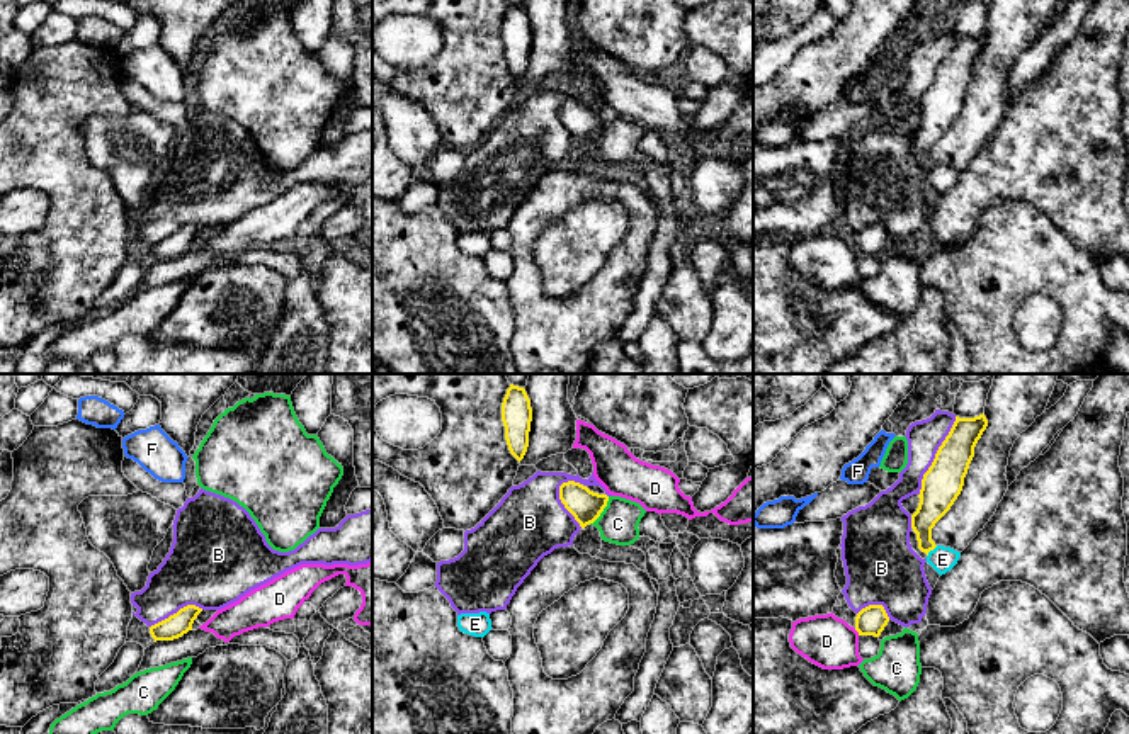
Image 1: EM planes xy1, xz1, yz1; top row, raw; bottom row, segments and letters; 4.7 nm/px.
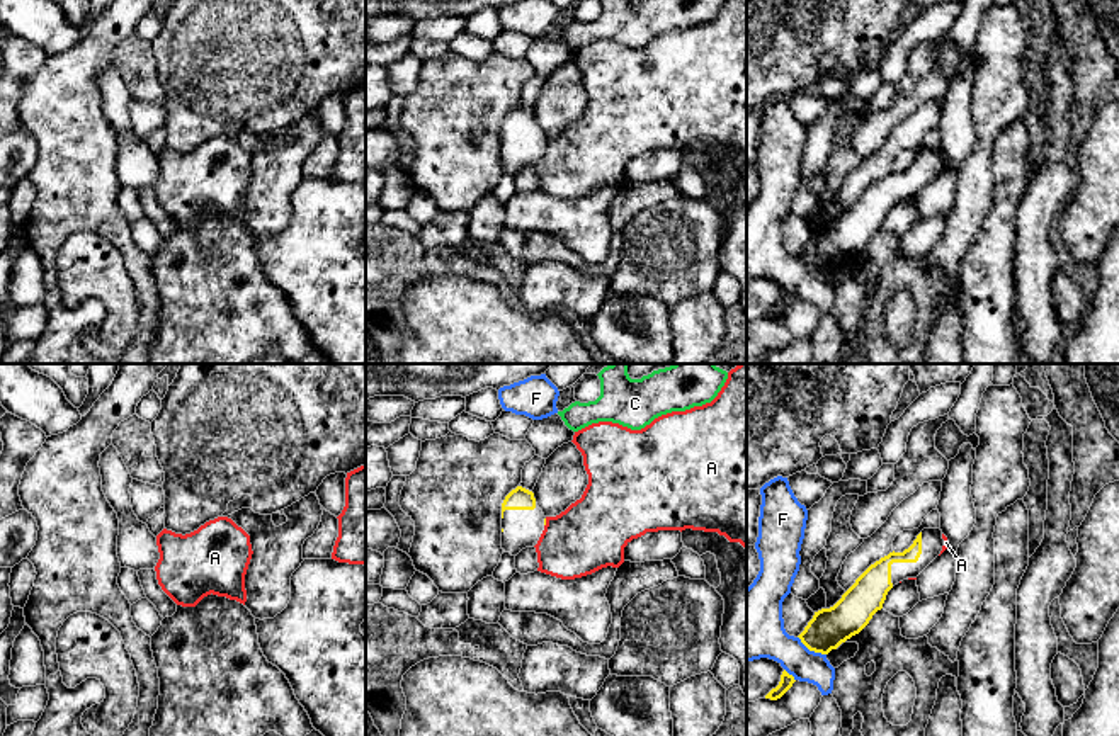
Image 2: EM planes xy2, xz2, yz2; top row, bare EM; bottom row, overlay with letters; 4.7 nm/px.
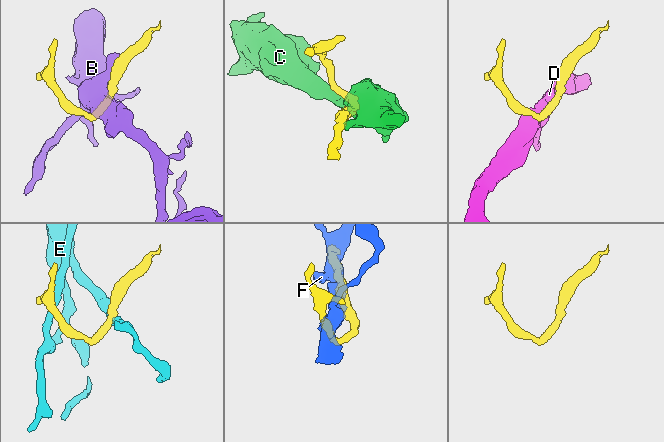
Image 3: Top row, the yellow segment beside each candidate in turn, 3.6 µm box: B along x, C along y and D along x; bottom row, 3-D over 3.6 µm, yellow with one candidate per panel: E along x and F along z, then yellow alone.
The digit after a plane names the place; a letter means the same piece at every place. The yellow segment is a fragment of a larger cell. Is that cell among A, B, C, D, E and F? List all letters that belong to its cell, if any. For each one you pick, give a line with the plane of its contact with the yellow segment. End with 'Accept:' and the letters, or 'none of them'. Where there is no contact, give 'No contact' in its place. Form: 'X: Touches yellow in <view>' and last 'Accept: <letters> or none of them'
Accept: none of them

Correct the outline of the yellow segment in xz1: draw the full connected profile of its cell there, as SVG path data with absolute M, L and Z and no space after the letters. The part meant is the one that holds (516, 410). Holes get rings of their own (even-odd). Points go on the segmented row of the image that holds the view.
M510 384L502 403L502 421L510 454L520 462L529 447L530 399L524 387Z

